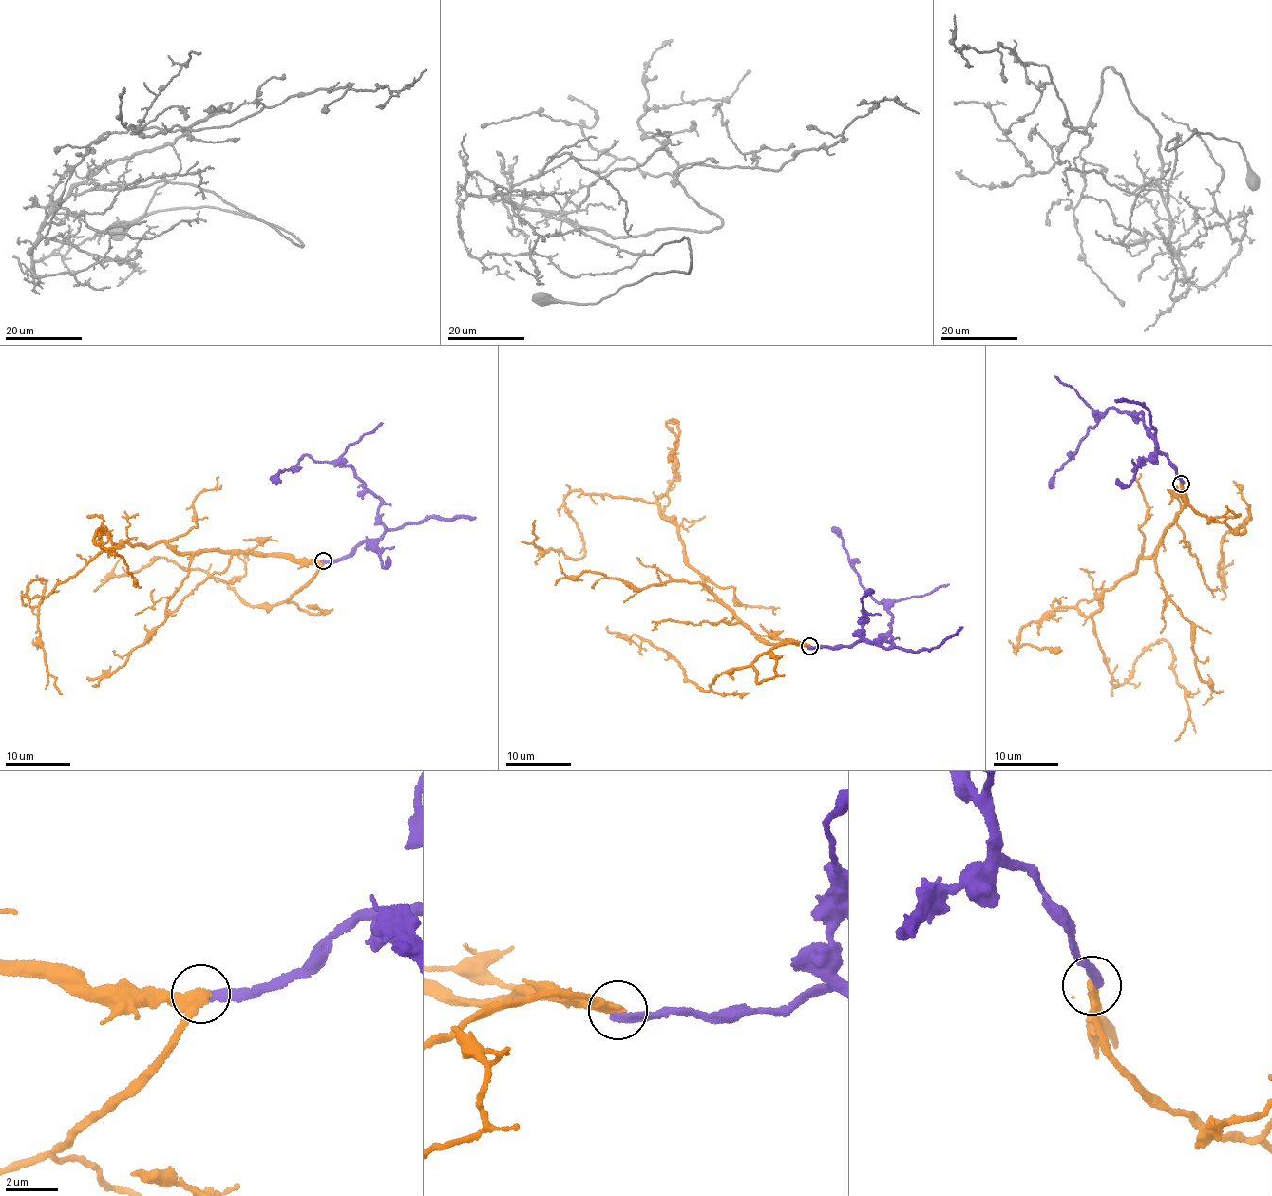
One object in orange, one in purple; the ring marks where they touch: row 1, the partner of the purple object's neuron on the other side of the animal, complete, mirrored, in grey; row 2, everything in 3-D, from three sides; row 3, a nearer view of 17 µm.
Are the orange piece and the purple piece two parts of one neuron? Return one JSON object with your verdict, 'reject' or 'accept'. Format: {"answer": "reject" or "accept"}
{"answer": "reject"}

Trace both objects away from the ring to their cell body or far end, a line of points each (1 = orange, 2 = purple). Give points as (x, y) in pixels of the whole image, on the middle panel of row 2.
1: (809, 646), (767, 643), (740, 620), (654, 503), (569, 492), (584, 552), (577, 559), (536, 545), (535, 520)
2: (809, 646), (871, 641), (881, 643), (885, 640), (892, 643), (891, 613), (860, 584), (842, 539), (831, 527)

